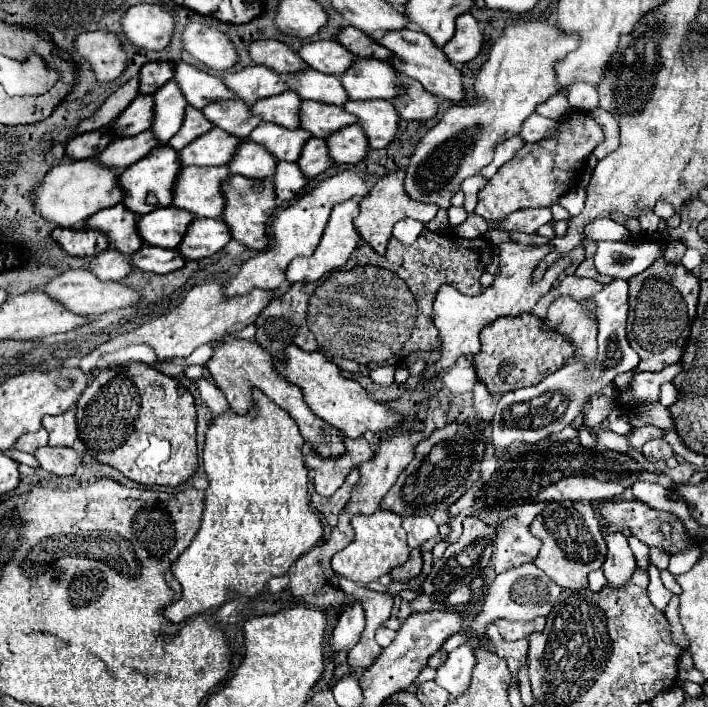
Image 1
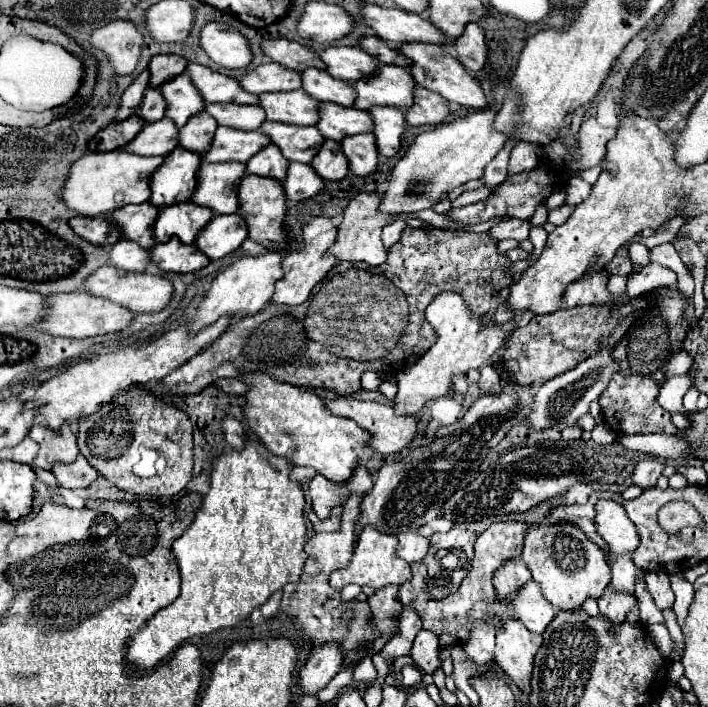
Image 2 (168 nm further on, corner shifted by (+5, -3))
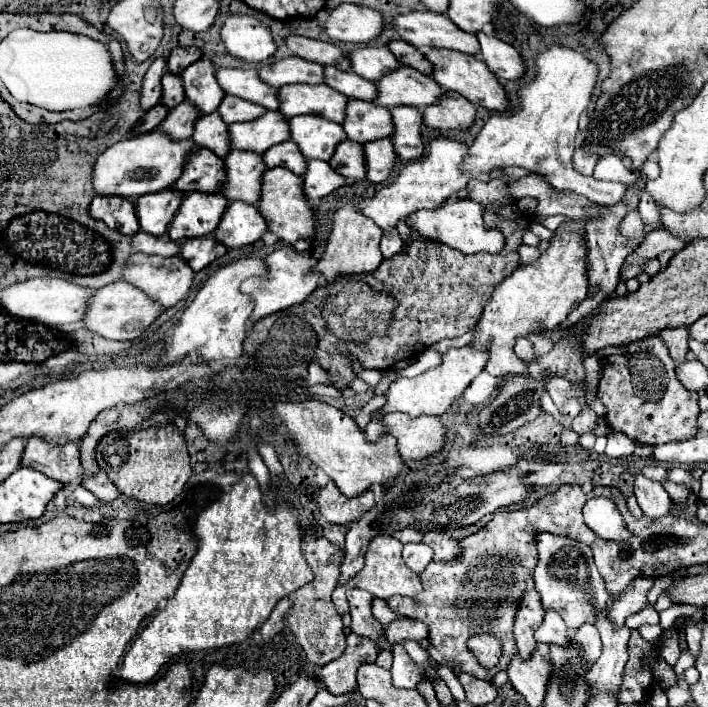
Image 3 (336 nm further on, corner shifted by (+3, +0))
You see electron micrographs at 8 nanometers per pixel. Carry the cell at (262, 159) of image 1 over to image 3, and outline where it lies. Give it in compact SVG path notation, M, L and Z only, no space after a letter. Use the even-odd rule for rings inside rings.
M283 141L279 145L273 145L271 149L267 149L263 153L263 161L269 169L285 167L285 169L293 171L295 175L303 175L305 163L307 163L307 159L301 155L301 151L297 151L297 145L293 141Z

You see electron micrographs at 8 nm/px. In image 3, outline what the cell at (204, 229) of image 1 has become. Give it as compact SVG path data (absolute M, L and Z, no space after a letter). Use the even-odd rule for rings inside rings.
M231 203L213 237L227 249L255 243L267 231L267 223L255 205Z

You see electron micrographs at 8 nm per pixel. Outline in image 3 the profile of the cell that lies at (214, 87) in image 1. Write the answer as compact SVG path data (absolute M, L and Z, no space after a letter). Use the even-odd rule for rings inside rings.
M219 67L215 69L215 77L227 95L241 97L267 109L277 109L277 89L269 87L267 83L261 83L257 71Z

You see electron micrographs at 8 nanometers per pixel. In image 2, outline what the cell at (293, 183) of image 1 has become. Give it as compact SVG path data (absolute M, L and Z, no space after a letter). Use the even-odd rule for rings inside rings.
M291 162L283 186L285 186L285 194L289 200L301 202L319 194L325 186L325 180L319 178L319 174L315 174L311 164Z

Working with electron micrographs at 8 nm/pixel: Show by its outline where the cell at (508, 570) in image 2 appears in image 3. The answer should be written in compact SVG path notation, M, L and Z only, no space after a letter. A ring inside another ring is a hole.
M529 589L517 609L515 615L515 641L521 657L529 657L535 647L533 631L537 629L537 623L543 619L543 605L535 589Z

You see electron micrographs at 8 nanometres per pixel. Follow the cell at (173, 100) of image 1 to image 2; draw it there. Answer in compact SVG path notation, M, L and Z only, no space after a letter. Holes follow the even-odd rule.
M179 74L171 82L161 86L161 92L167 100L167 116L181 128L191 116L205 110L203 96L195 90L191 78L187 74Z

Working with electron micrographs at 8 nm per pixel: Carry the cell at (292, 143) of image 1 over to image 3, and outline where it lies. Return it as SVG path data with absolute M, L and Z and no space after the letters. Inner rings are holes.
M317 115L291 117L287 123L291 139L307 159L329 161L337 143L345 139L345 131L341 131L341 125Z

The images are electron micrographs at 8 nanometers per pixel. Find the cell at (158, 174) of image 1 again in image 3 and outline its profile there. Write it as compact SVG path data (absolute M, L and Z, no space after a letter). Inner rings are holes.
M195 149L187 157L183 173L177 179L177 183L171 185L171 189L181 193L189 191L217 193L217 183L221 183L221 175L223 175L221 159L209 149Z

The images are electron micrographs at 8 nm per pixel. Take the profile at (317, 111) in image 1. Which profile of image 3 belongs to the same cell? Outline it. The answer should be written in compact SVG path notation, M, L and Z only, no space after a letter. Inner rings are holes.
M347 101L345 121L341 123L347 137L357 143L367 143L373 139L389 137L393 123L389 119L389 109L377 107L371 101Z

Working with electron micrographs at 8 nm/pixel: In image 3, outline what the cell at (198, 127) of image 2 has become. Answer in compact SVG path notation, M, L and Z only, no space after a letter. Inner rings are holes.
M217 113L201 115L195 121L195 131L191 139L197 143L197 147L211 149L219 157L225 157L229 153L227 125L223 123L223 119Z

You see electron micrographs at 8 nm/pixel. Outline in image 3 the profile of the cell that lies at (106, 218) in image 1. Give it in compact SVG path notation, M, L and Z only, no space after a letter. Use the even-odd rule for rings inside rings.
M163 189L157 193L143 195L135 201L135 213L141 225L141 231L161 237L167 231L171 217L175 215L177 207L181 205L183 193Z

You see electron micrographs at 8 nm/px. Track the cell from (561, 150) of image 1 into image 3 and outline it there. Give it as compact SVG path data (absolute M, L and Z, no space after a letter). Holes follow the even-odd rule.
M455 199L455 201L445 201L443 207L421 209L417 213L409 215L407 223L413 229L417 229L425 239L441 241L441 243L445 243L449 247L455 247L459 251L465 251L465 253L479 253L479 251L497 253L504 246L505 237L499 229L485 226L483 213L485 213L485 207L481 203L471 201L471 199Z

